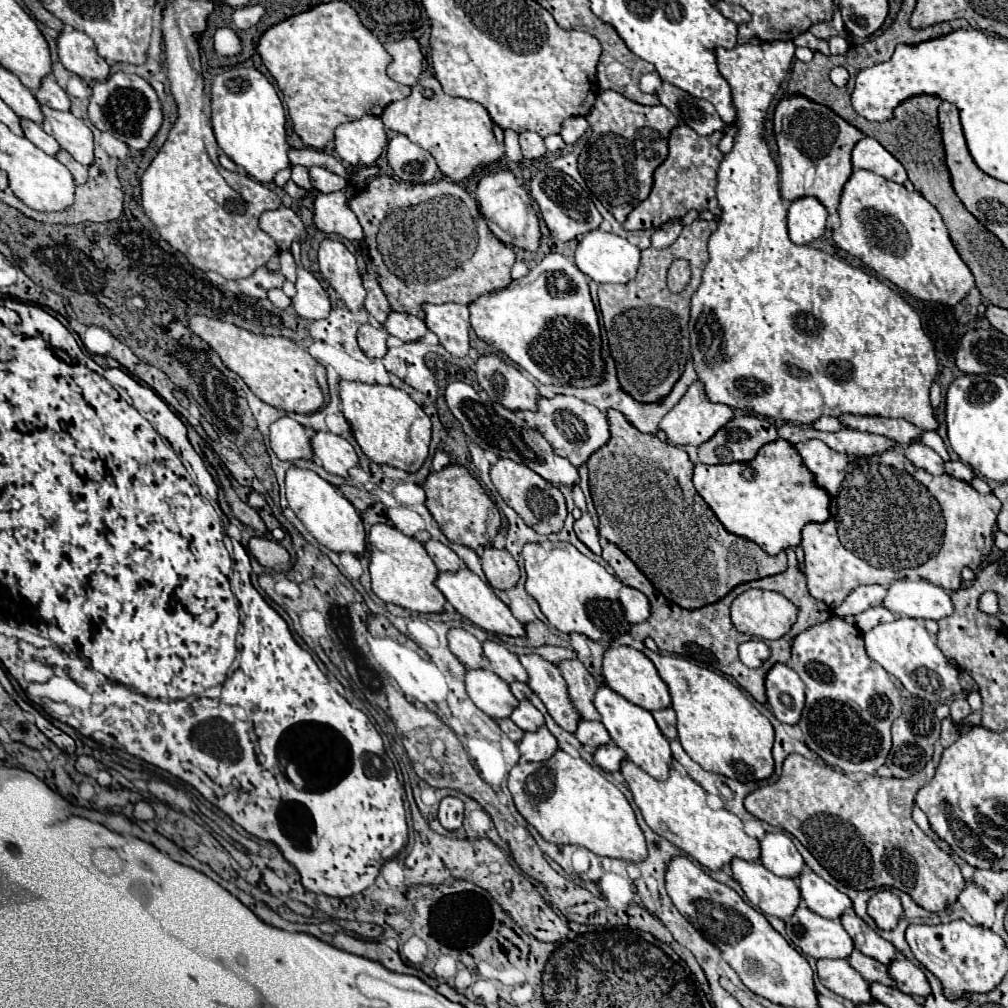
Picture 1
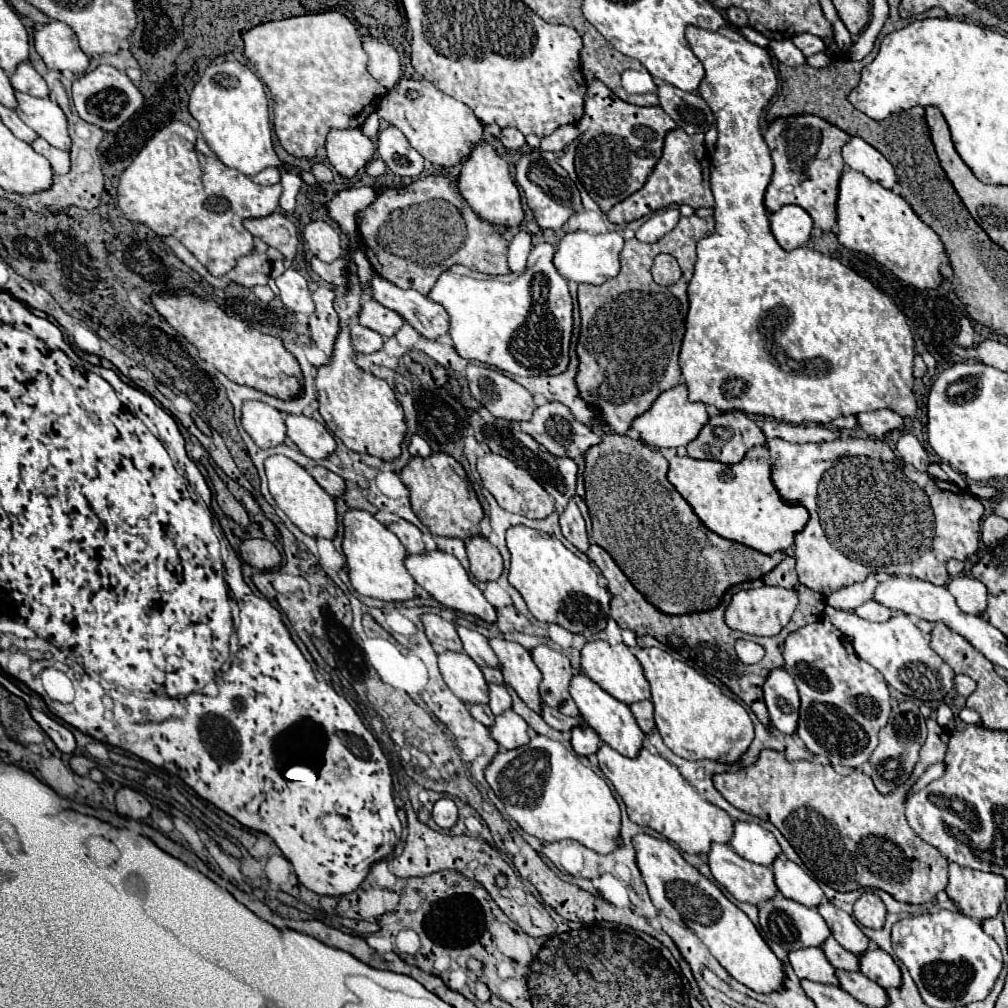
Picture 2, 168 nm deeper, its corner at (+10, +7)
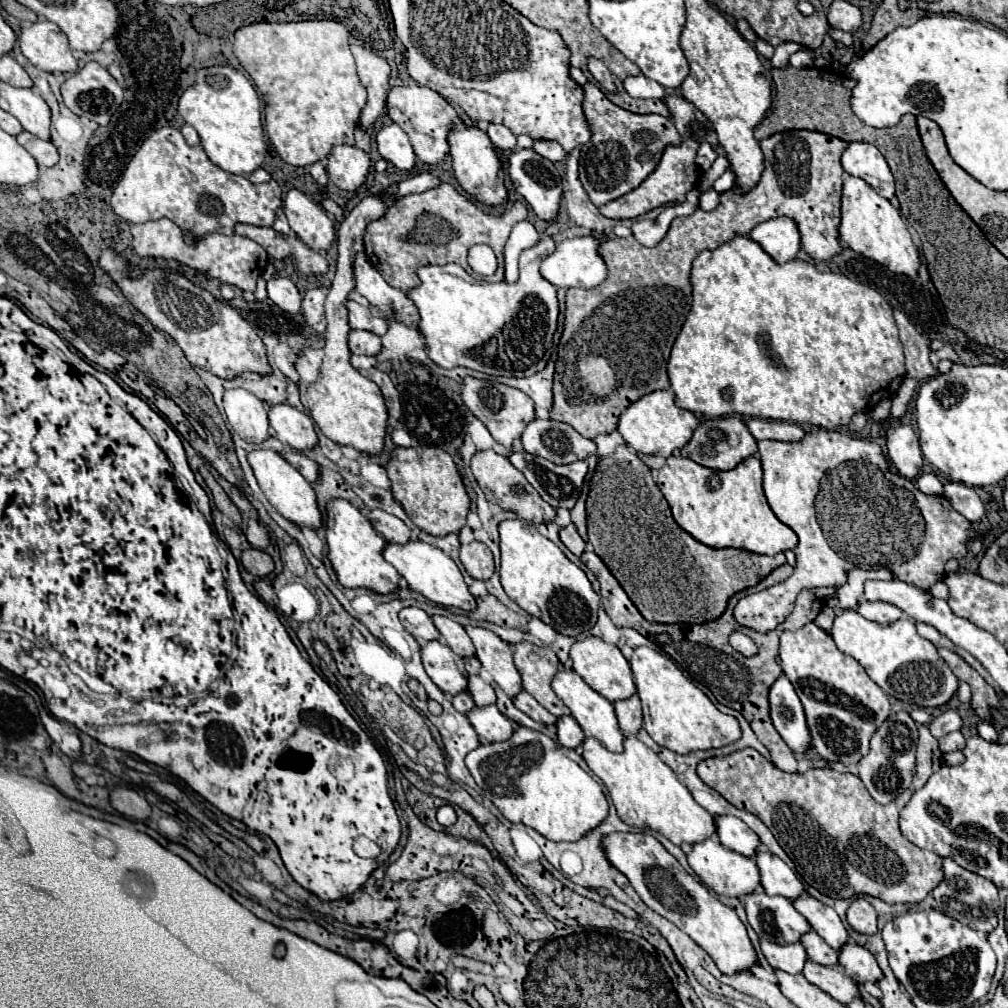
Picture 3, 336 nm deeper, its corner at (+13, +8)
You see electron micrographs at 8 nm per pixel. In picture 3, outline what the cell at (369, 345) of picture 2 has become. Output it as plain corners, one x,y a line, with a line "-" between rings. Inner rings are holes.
351,331
349,349
355,355
377,355
381,351
381,337
369,331

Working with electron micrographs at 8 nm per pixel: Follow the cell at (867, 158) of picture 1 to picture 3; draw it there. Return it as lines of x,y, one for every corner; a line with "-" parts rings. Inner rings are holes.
849,143
841,157
841,163
849,175
867,181
873,189
877,189
881,197
889,201
895,197
895,181
891,169
875,145

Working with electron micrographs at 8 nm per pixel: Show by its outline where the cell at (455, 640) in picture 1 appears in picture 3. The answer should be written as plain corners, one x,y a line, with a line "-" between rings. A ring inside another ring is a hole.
419,607
401,609
399,621
419,643
425,643
425,641
431,641
431,639
439,639
439,633
437,633
431,617

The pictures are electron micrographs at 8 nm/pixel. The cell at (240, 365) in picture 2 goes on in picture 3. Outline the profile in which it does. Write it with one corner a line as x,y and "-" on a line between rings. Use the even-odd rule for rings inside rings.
113,249
101,251
99,265
105,273
109,273
133,307
153,323
155,329
169,333
169,337
177,341
193,367
205,369
221,379
233,379
245,371
259,375
271,371
265,357
265,345
253,327
233,307
225,301
217,301
209,291
197,287
185,275
149,269
141,279
131,279
127,261

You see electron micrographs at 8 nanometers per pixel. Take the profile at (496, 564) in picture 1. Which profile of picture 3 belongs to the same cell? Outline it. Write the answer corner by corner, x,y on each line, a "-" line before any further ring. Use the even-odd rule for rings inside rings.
473,541
469,545
461,545
459,559
461,559
465,571
473,579
485,581
485,579
489,579
493,575
493,555
491,555
489,547
483,545
481,541

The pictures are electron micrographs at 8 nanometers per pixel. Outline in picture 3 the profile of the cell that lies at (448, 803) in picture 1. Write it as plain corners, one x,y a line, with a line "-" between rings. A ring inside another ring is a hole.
443,805
443,807
437,809
437,821
439,821
441,825
449,827
449,825
455,823
455,819
457,819
457,817
455,817
455,811
453,811
451,805

